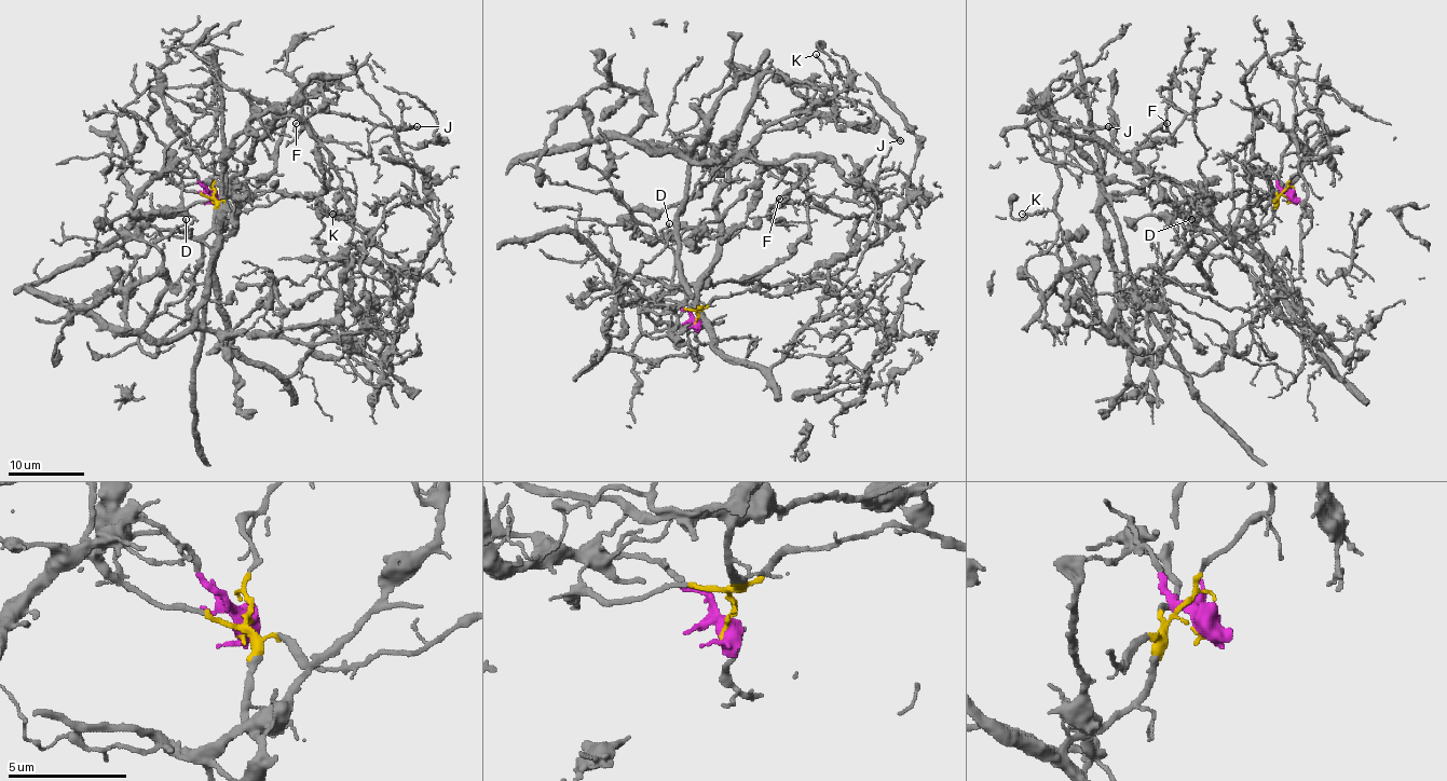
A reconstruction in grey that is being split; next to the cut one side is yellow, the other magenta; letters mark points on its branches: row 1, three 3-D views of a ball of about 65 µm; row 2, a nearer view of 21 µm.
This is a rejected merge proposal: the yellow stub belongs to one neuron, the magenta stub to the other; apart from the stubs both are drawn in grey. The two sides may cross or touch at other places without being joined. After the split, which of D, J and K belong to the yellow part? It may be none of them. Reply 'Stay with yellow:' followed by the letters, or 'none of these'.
Stay with yellow: D, J, K

